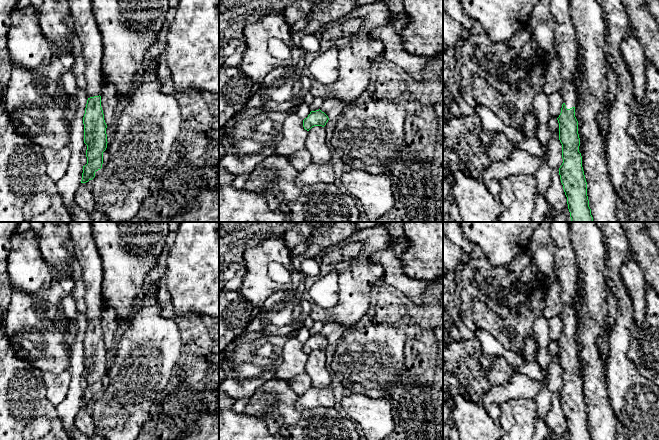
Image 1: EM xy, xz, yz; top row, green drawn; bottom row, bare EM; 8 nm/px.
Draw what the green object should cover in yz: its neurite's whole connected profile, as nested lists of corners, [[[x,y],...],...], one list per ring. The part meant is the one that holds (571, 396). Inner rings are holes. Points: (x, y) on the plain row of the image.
[[[551,222],[550,235],[557,281],[562,289],[562,311],[559,315],[564,324],[561,337],[557,342],[563,382],[559,399],[567,421],[570,440],[592,440],[582,380],[579,376],[578,345],[575,341],[575,329],[578,323],[574,309],[577,266],[576,255],[570,240],[569,222]]]

